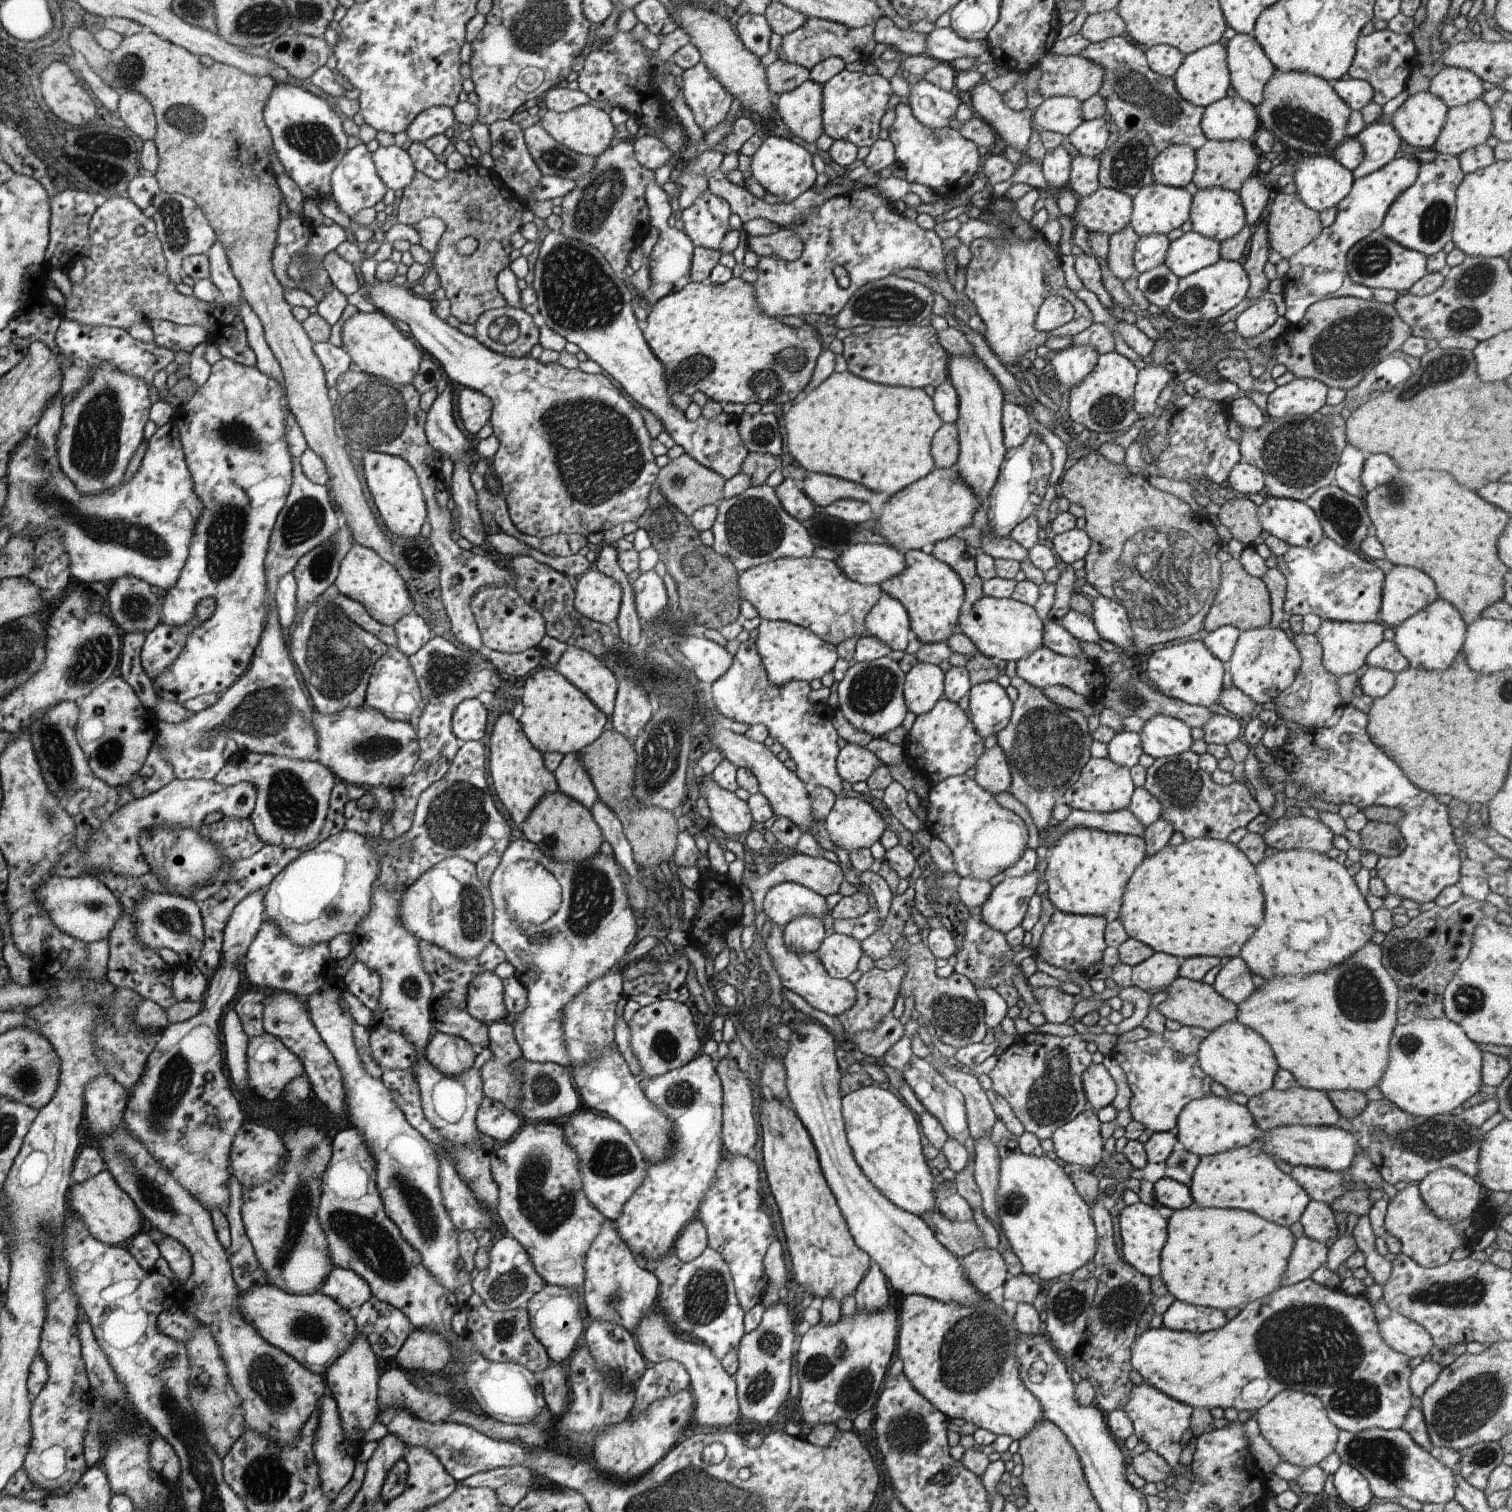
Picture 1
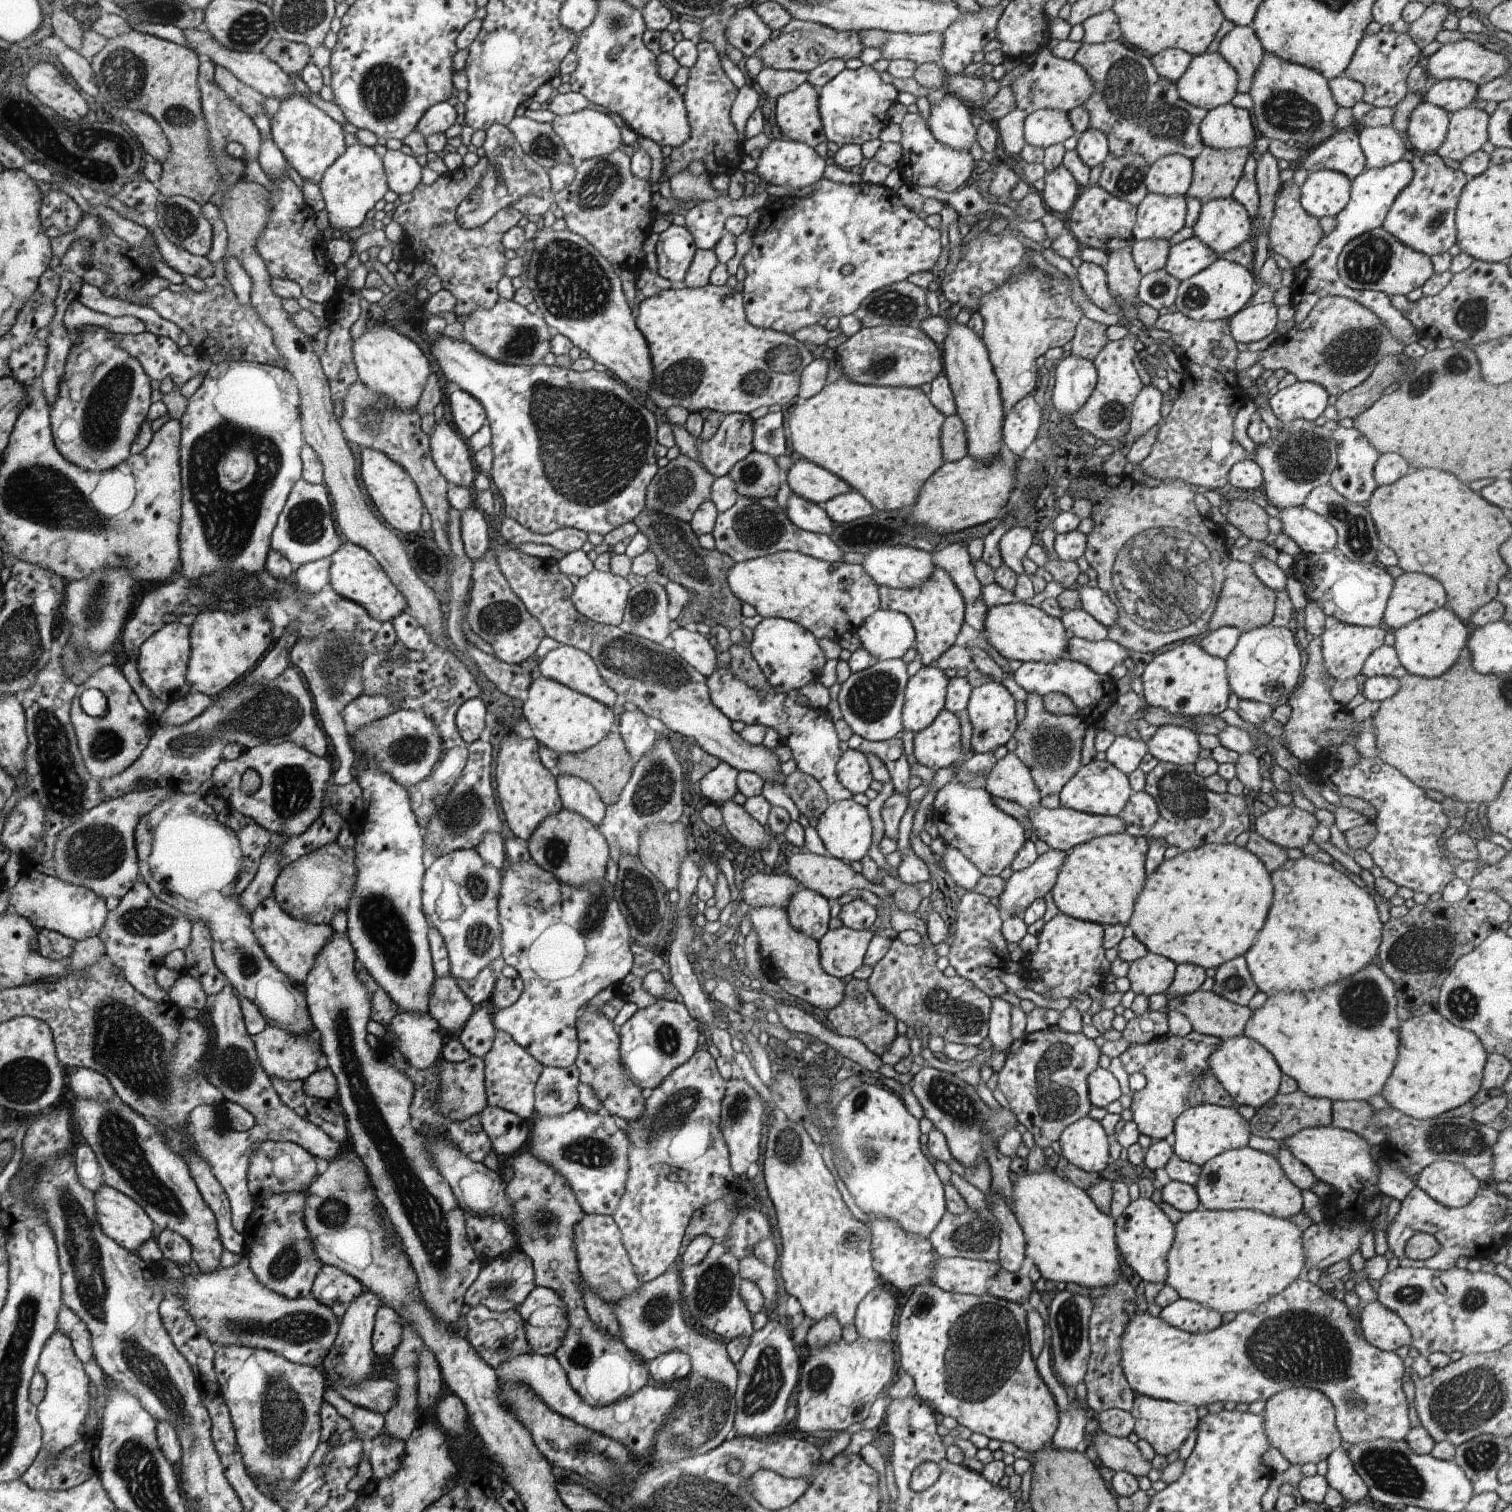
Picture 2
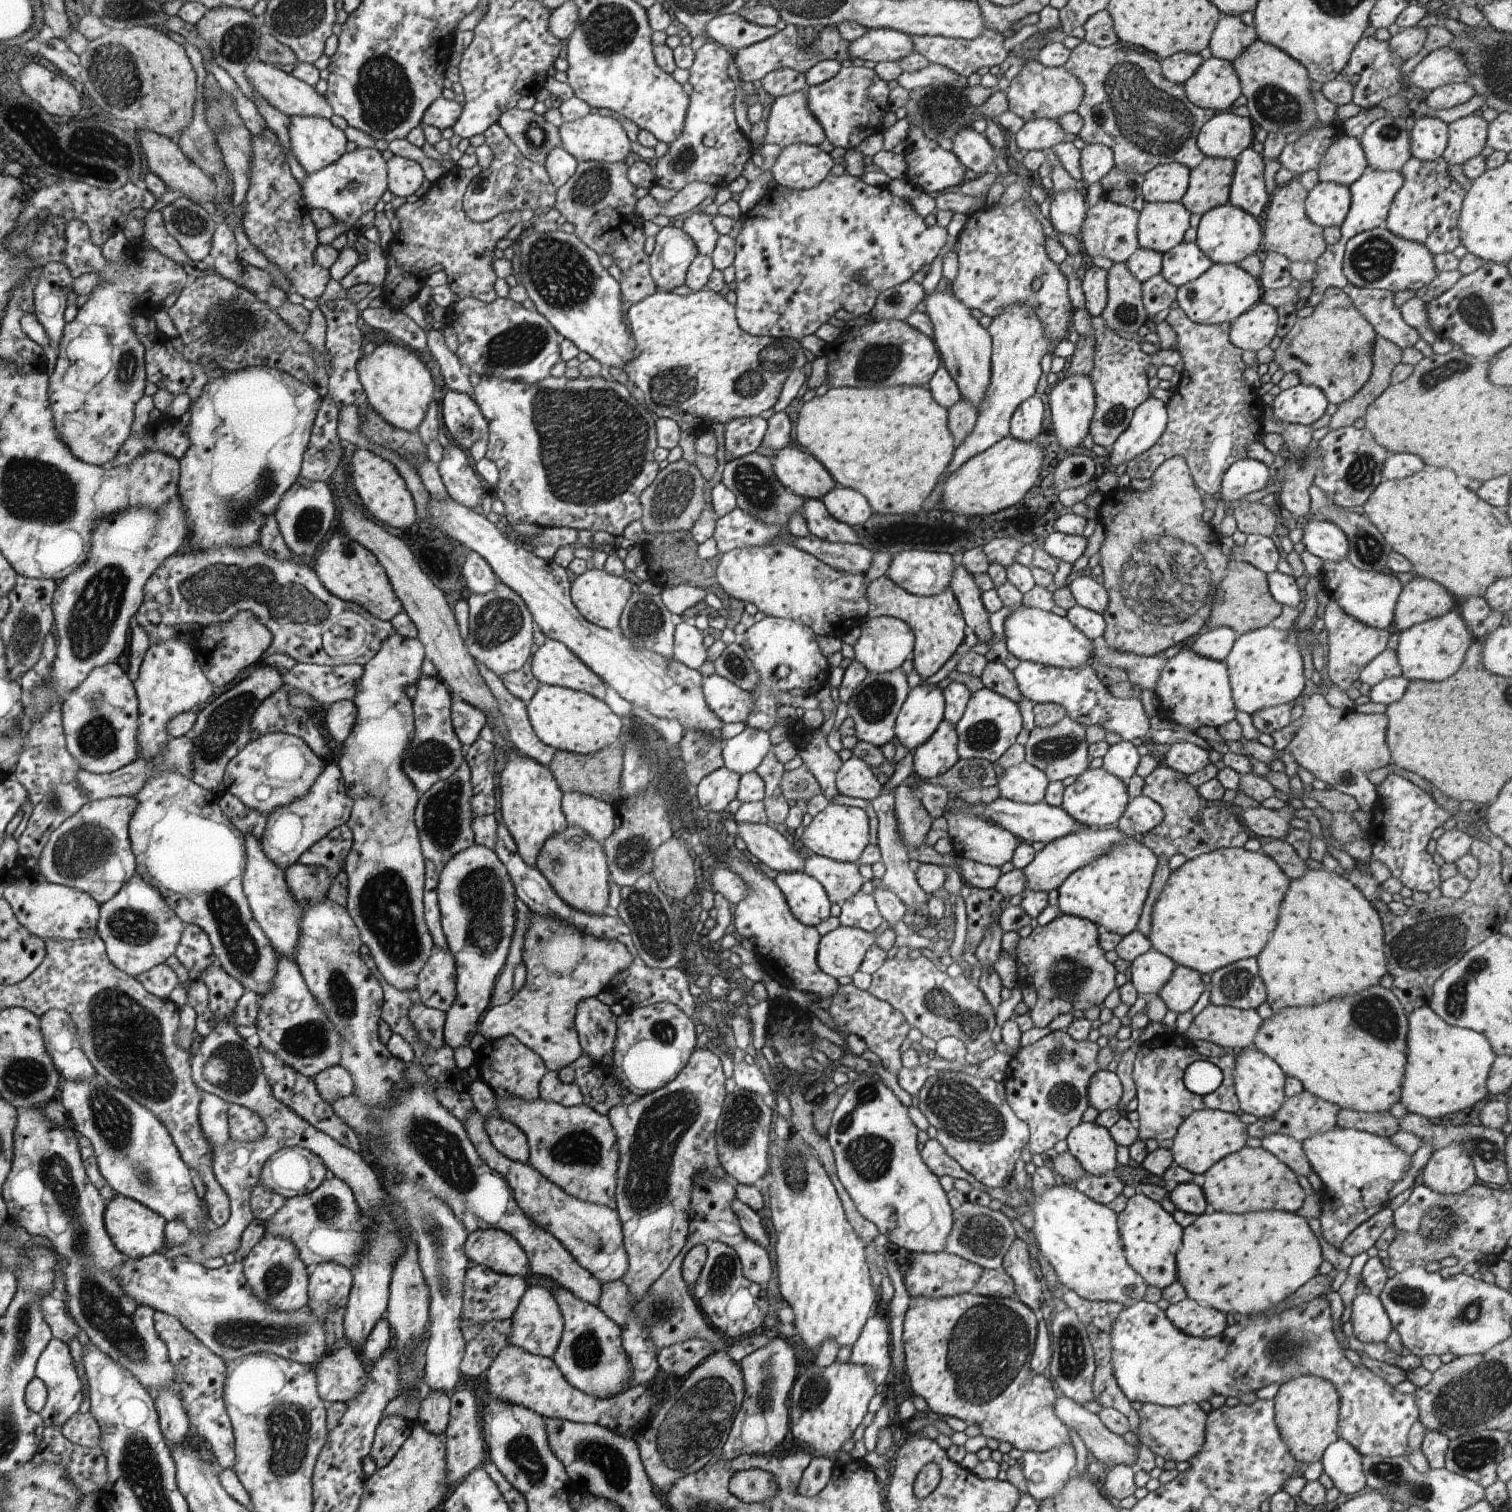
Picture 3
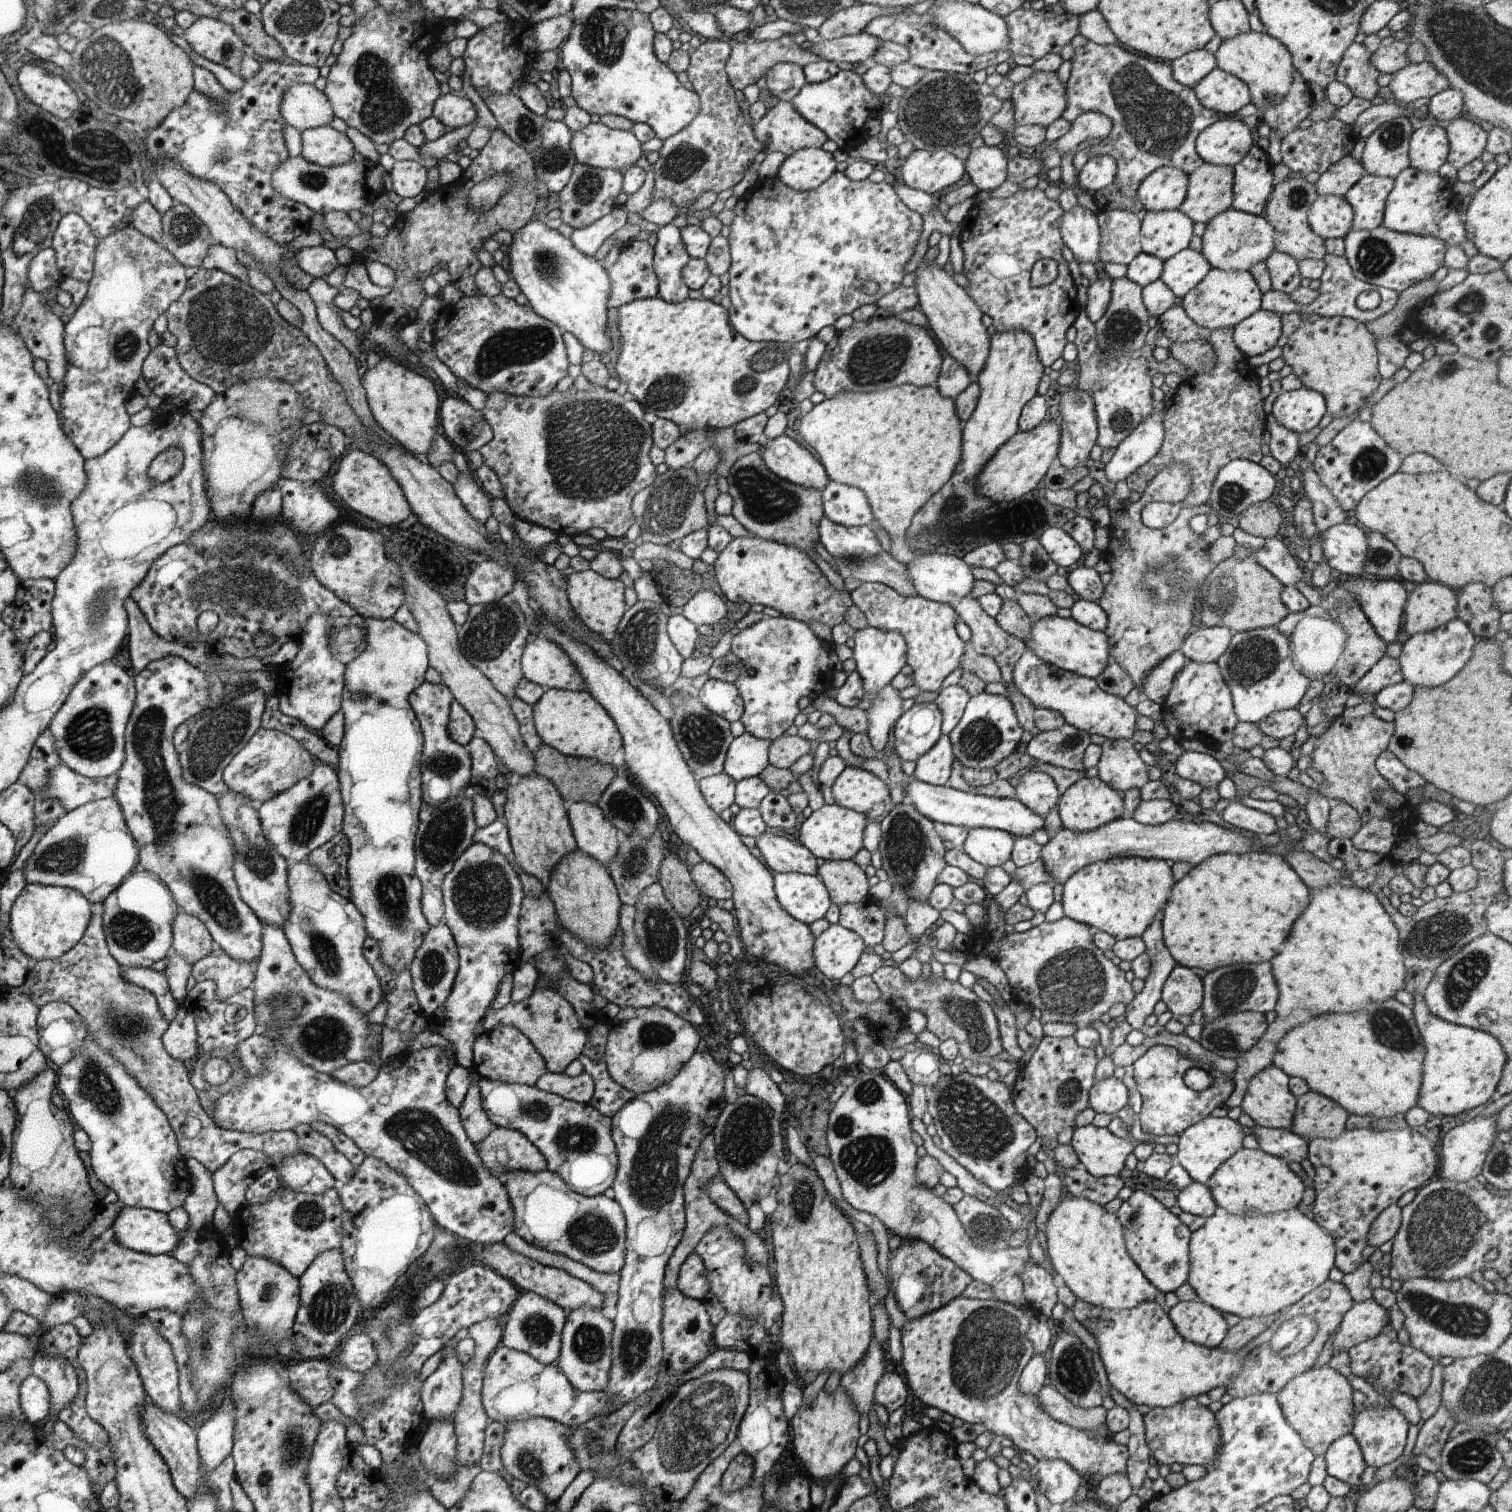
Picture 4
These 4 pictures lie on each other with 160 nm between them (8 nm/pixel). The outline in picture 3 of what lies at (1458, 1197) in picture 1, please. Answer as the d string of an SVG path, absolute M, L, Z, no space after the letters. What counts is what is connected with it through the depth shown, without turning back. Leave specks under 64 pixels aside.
M1450 1145L1434 1151L1420 1170L1419 1181L1434 1192L1459 1195L1476 1182L1477 1174L1471 1156L1463 1145Z

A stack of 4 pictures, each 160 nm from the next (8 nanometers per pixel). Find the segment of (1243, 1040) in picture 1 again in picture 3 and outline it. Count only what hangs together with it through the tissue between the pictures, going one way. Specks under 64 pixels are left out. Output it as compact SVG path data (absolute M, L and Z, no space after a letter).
M1254 1045L1234 1052L1233 1087L1244 1112L1254 1114L1258 1119L1272 1116L1283 1105L1287 1097L1284 1092L1286 1073L1278 1063Z

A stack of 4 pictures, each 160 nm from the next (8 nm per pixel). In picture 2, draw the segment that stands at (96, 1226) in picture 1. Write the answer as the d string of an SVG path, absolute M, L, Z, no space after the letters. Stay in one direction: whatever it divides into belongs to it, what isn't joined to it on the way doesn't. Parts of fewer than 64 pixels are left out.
M105 1184L95 1196L102 1231L125 1250L137 1253L150 1238L156 1238L156 1224L140 1203Z

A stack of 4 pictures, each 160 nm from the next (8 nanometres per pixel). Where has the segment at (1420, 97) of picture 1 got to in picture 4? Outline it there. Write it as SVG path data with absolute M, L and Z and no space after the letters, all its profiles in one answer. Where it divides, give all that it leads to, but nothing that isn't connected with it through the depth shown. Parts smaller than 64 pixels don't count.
M1428 124L1415 128L1409 138L1409 161L1412 168L1422 172L1438 171L1447 162L1449 140L1447 130Z

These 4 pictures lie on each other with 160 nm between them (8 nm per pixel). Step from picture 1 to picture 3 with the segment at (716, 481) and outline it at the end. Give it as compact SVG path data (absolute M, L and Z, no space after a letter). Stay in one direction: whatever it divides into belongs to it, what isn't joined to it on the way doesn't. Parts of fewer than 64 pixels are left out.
M685 459L674 461L662 468L653 484L641 494L641 506L645 509L640 520L643 530L650 534L690 530L705 507L706 481L697 466L688 463Z

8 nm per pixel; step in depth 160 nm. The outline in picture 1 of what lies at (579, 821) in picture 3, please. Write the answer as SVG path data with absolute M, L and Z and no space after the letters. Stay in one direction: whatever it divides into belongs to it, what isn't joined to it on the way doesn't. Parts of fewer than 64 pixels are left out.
M576 753L566 754L558 769L553 772L557 783L560 784L560 792L574 798L584 804L590 810L600 796L597 788L593 786L593 780L589 772L582 766L582 759Z

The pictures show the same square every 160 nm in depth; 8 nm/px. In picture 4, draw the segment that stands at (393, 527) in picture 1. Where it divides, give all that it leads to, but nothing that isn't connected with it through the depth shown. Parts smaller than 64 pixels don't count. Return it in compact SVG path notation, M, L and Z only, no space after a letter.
M360 448L342 456L340 468L333 477L333 489L352 510L386 526L404 522L412 512L400 483L390 474L389 467L376 455Z

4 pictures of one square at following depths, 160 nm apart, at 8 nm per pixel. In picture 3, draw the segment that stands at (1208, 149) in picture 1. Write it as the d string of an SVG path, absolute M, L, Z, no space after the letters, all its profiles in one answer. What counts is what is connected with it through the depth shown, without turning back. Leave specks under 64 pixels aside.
M1205 156L1189 174L1189 187L1180 202L1191 212L1205 212L1229 202L1235 159Z

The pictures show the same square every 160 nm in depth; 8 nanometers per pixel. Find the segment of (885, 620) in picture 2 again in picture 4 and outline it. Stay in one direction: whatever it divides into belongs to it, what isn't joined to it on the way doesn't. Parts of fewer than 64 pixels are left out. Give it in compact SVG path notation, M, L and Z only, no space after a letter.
M865 627L853 636L855 645L852 648L855 660L855 669L862 677L863 687L866 694L880 690L886 686L892 678L907 663L907 644L902 633L889 631L879 627Z

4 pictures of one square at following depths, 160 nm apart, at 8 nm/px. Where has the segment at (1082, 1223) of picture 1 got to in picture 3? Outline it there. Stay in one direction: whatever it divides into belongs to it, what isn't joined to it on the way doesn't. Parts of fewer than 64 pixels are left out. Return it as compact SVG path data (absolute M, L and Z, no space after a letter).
M1067 1183L1055 1184L1046 1188L1042 1194L1034 1194L1030 1190L1029 1193L1034 1196L1032 1204L1034 1225L1031 1230L1038 1243L1039 1251L1054 1268L1057 1281L1063 1284L1064 1290L1072 1289L1078 1296L1089 1301L1117 1302L1124 1307L1132 1306L1144 1298L1147 1284L1142 1276L1128 1264L1125 1257L1117 1212L1108 1205L1097 1203Z

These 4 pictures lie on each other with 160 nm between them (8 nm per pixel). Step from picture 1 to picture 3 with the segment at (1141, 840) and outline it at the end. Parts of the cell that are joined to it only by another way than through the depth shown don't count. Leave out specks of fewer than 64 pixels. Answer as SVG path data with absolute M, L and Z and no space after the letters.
M1138 838L1114 845L1106 853L1075 870L1058 887L1059 911L1091 920L1096 926L1126 936L1138 928L1143 906L1157 871L1157 855Z

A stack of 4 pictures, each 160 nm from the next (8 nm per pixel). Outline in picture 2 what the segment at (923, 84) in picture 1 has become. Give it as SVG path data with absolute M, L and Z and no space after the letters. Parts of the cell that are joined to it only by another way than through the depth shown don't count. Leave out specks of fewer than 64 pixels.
M949 92L940 102L931 105L927 126L944 146L970 152L978 136L972 117L966 101Z

